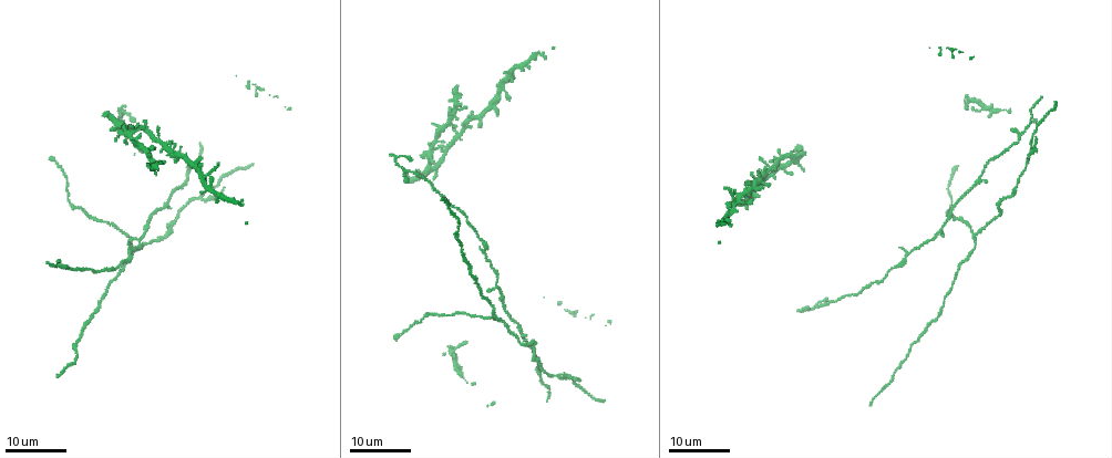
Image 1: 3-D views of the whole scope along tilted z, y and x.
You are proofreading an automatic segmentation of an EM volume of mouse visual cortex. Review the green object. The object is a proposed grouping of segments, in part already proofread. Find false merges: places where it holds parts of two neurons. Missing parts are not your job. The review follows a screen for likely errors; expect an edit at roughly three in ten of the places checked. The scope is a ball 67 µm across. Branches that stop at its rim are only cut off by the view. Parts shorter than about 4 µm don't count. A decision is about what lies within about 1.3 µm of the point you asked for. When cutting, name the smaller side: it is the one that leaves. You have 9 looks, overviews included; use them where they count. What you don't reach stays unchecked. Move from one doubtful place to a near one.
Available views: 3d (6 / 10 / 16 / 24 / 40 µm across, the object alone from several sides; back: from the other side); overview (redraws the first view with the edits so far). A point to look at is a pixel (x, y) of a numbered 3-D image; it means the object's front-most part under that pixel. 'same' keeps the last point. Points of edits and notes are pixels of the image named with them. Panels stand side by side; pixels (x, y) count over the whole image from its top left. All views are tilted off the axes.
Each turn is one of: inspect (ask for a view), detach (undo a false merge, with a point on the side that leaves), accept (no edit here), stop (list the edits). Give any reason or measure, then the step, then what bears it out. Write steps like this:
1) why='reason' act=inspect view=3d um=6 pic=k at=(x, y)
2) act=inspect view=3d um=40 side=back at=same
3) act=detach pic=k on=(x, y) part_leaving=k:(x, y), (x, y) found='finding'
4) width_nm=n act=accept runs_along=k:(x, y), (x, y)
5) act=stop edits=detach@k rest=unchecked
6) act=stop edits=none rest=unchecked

why='small branch off a trunk' act=inspect view=3d um=24 pic=1 at=(170, 198)

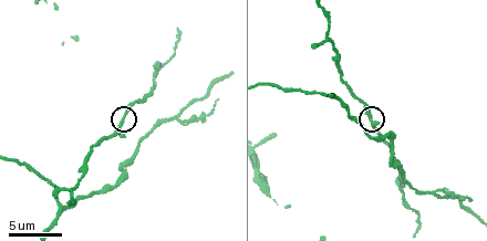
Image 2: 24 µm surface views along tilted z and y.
act=inspect view=3d um=6 pic=2 at=(124, 122)

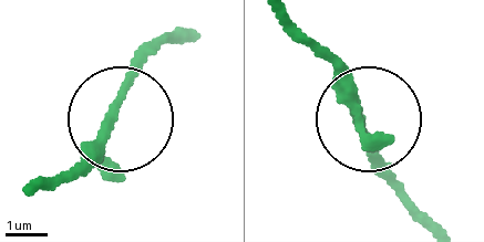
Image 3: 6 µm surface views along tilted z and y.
arms=3 act=accept runs_along=3:(294, 21), (333, 69), (404, 200) found='all the same neuron'

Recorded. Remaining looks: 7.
why='branch point' act=inspect view=3d um=24 pic=1 at=(483, 255)

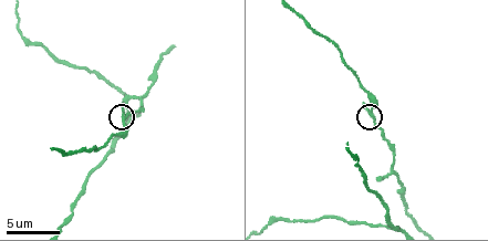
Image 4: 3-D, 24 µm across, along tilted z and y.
act=inspect view=3d um=6 pic=4 at=(125, 119)

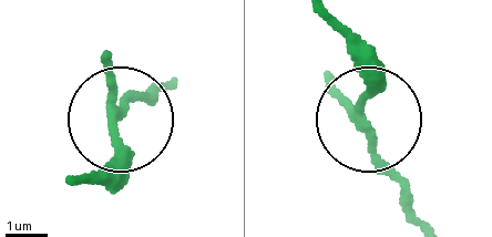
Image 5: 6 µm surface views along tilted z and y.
side_arm_um=29 act=accept found='one neuron here'

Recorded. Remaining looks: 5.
why='narrows sharply' act=inspect view=3d um=6 pic=2 at=(393, 147)

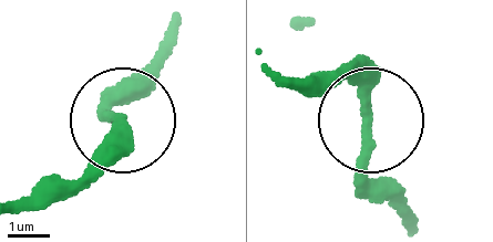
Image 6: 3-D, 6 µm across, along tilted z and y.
act=accept runs_along=6:(26, 199), (82, 168), (136, 96) found='continuous, no second neuron'

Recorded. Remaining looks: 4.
why='branch point' act=inspect view=3d um=10 pic=2 at=(436, 192)

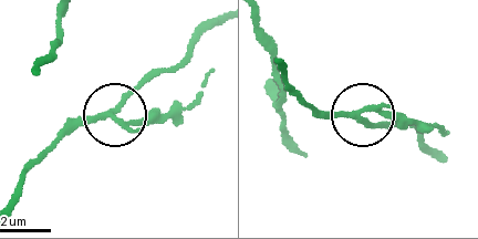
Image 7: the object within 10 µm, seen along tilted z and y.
width_nm=200 act=detach pic=7 on=(142, 118) part_leaving=7:(353, 115), (396, 111), (448, 133) found='a second neuron is stuck on'

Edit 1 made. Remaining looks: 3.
why='a fork' act=inspect view=3d um=6 pic=2 at=(335, 99)

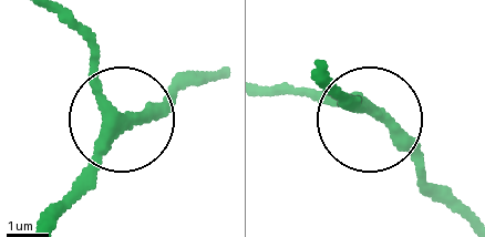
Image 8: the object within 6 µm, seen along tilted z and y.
act=accept runs_along=8:(69, 18), (127, 115), (181, 76) found='all the same neuron'

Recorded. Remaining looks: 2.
act=stop edits=detach@7 rest=unchecked

